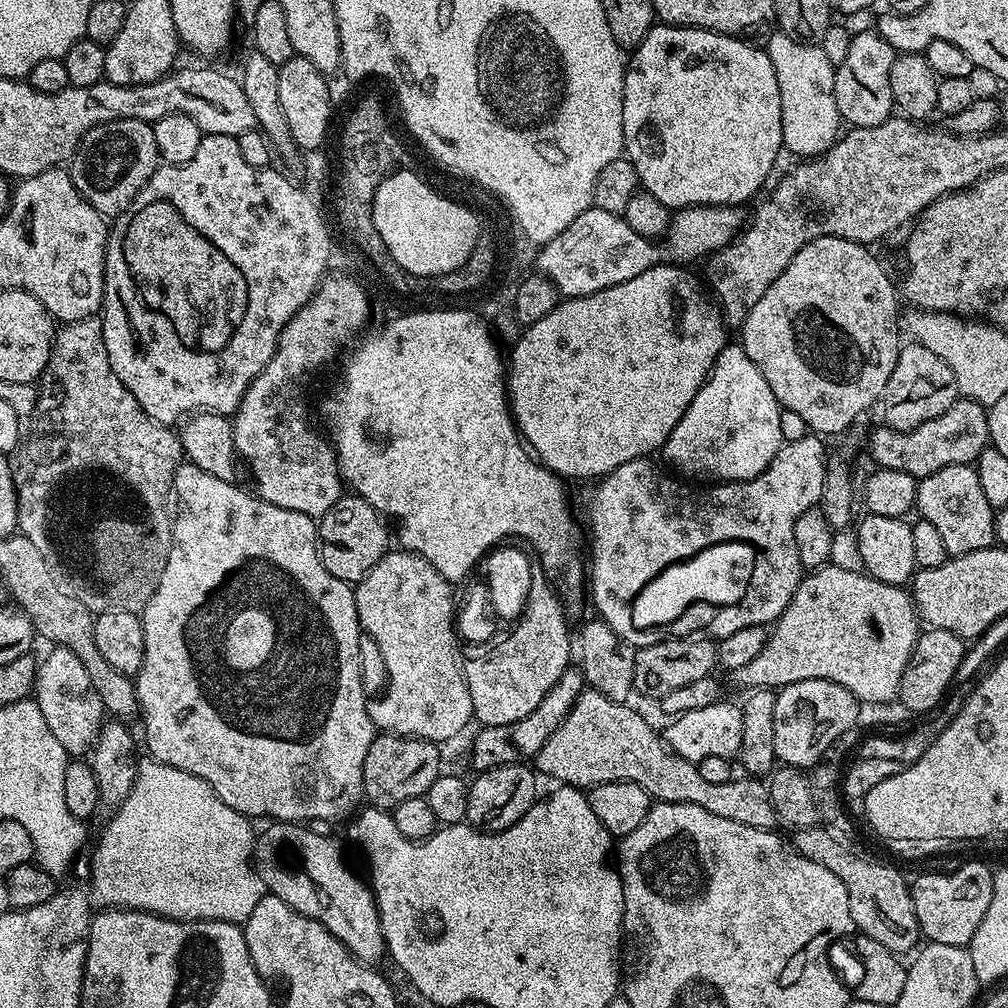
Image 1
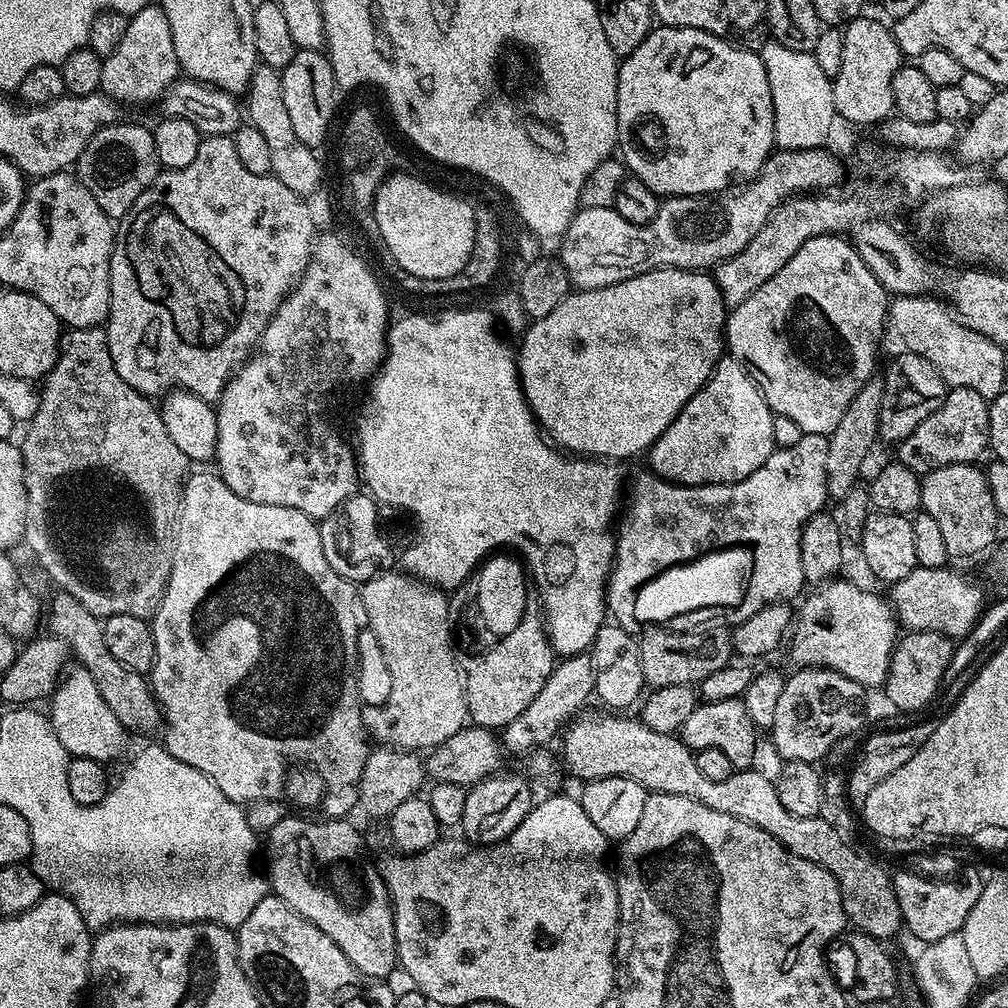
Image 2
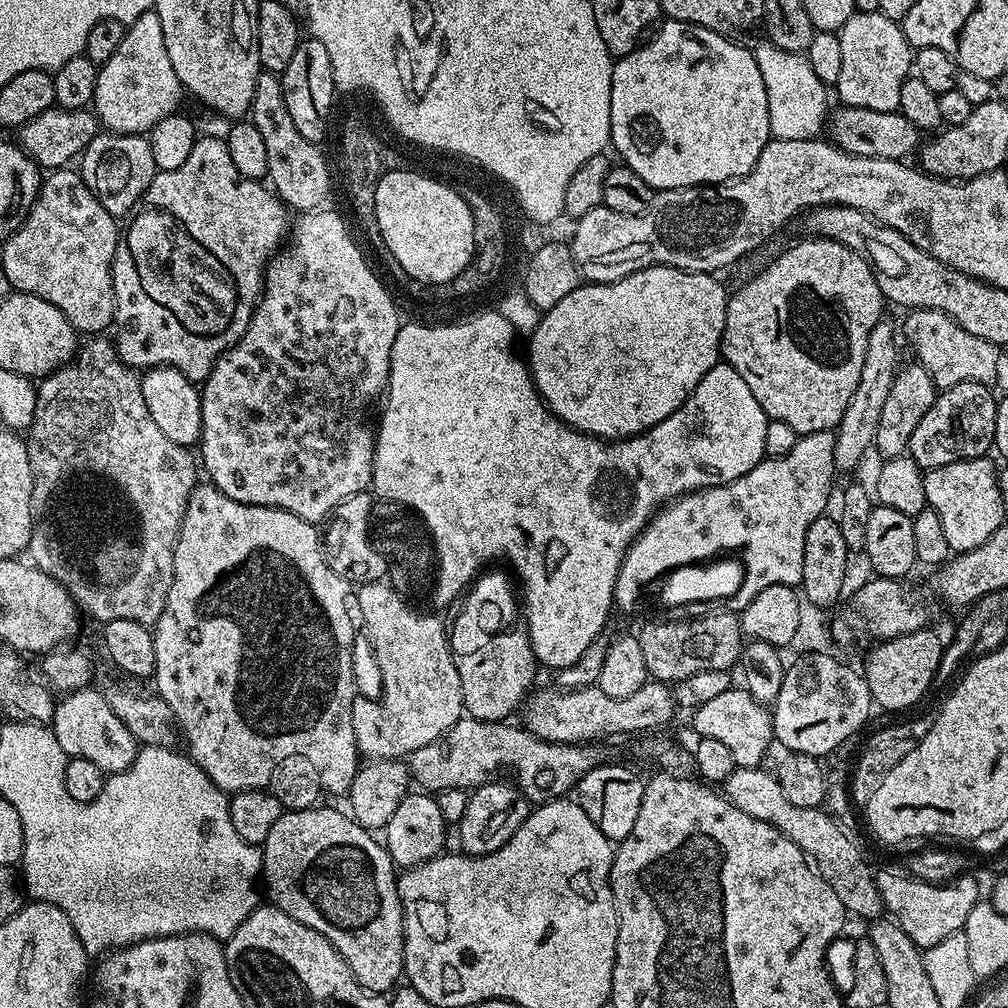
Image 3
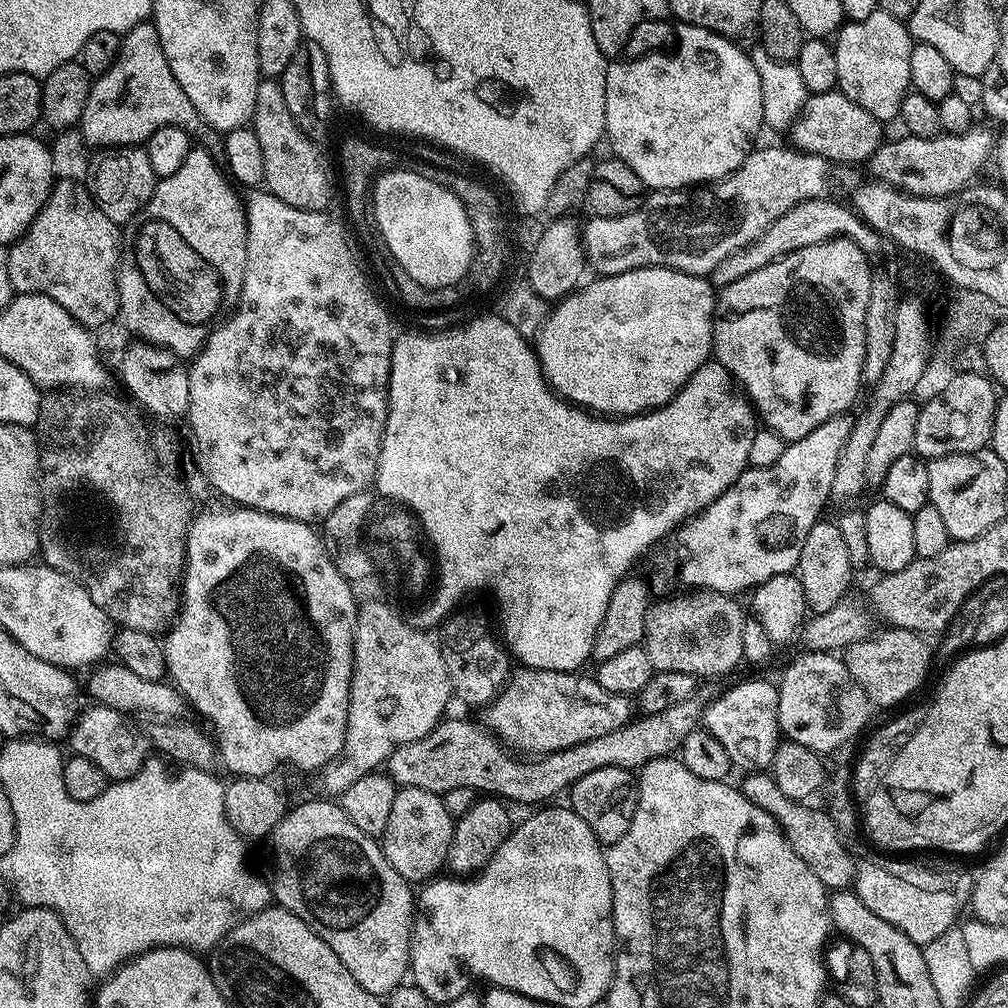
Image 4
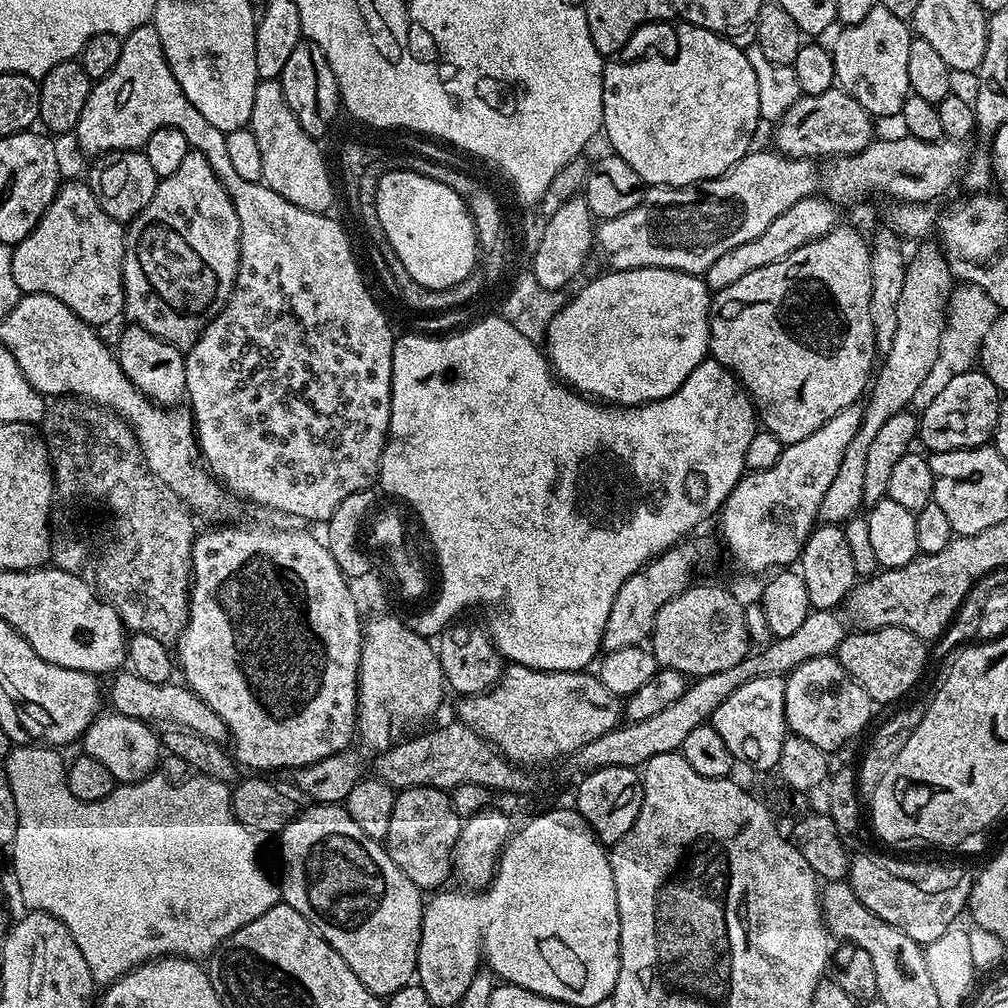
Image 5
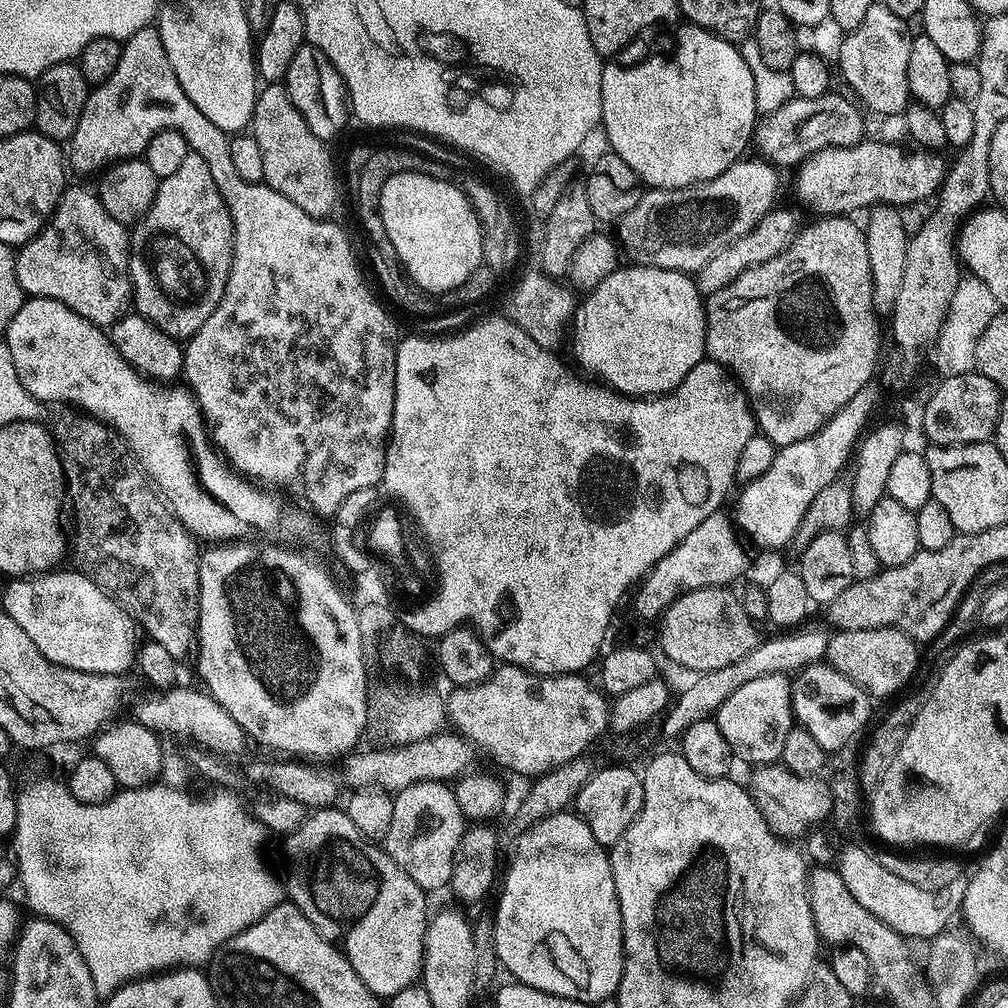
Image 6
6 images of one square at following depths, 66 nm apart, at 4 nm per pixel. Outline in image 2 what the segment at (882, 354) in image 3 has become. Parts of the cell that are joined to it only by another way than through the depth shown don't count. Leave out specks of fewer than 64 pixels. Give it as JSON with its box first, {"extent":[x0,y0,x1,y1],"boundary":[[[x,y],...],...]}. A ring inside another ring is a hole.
{"extent":[826,378,884,502],"boundary":[[[880,378],[867,380],[854,396],[854,402],[846,406],[846,414],[834,426],[828,437],[828,449],[826,450],[826,486],[828,495],[833,501],[839,502],[850,494],[850,490],[857,487],[860,471],[864,468],[864,459],[872,452],[872,447],[878,444],[880,431],[880,411],[882,410],[882,394],[884,393],[884,381]]]}

